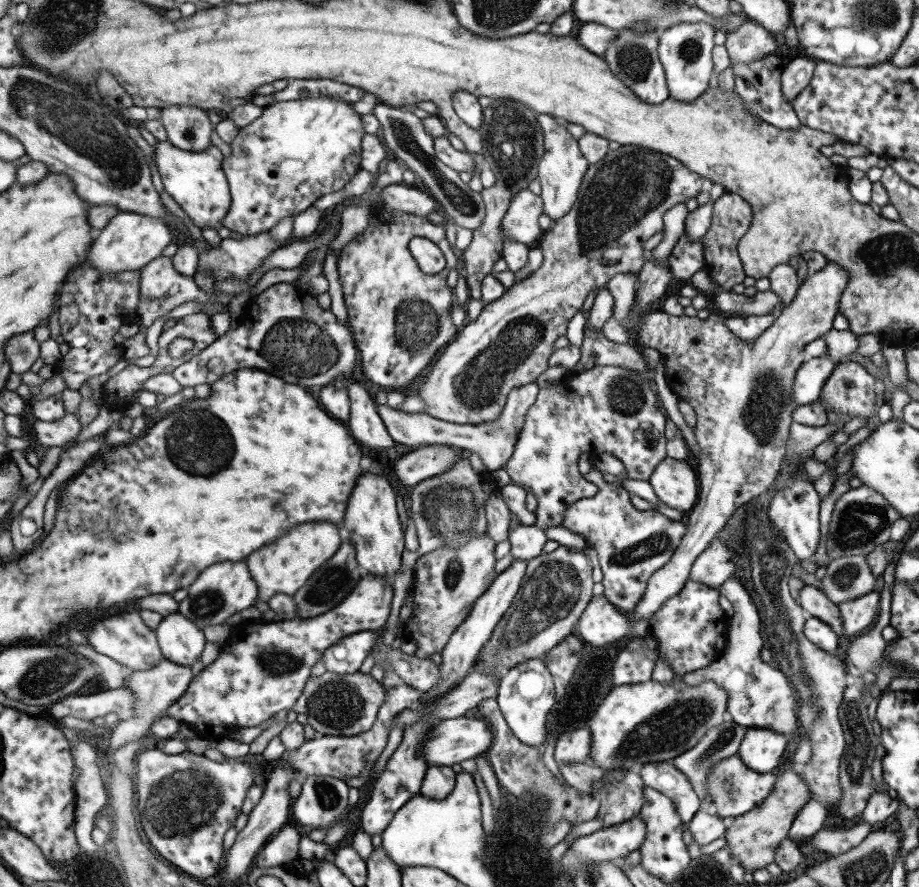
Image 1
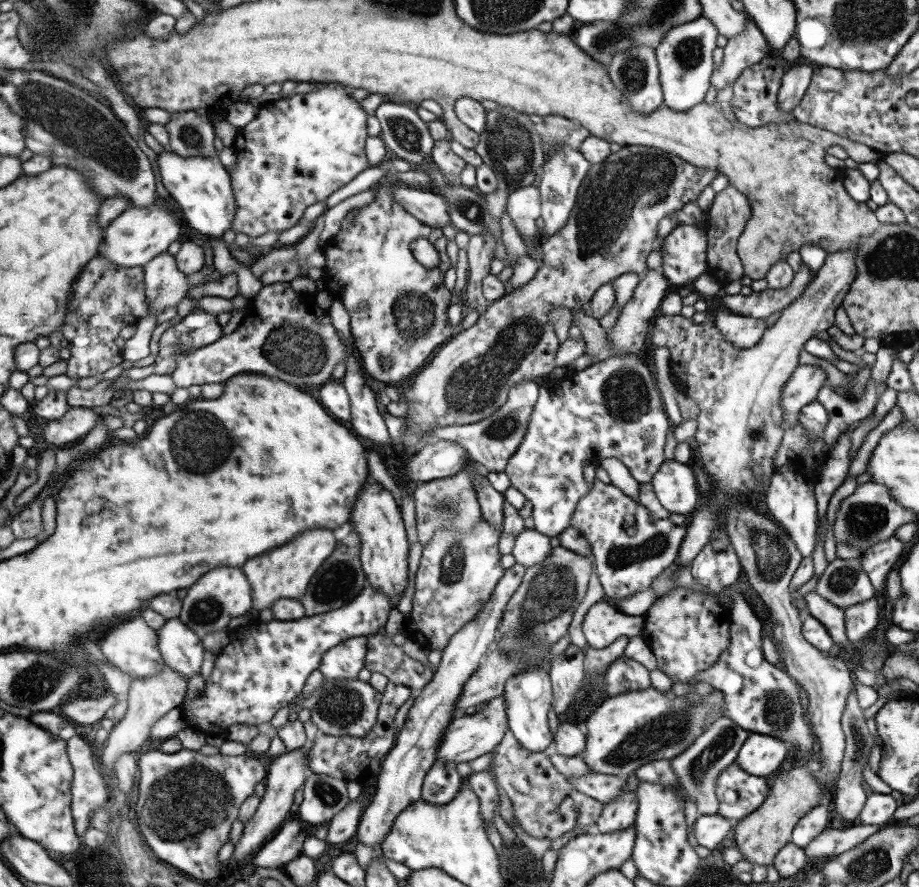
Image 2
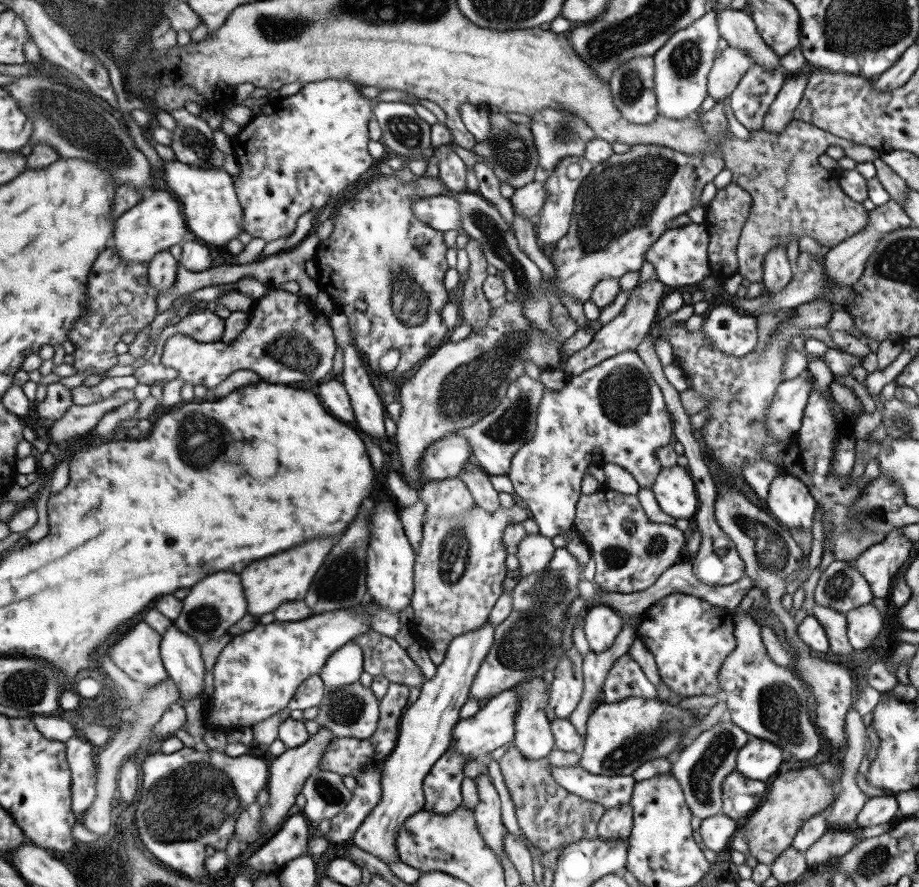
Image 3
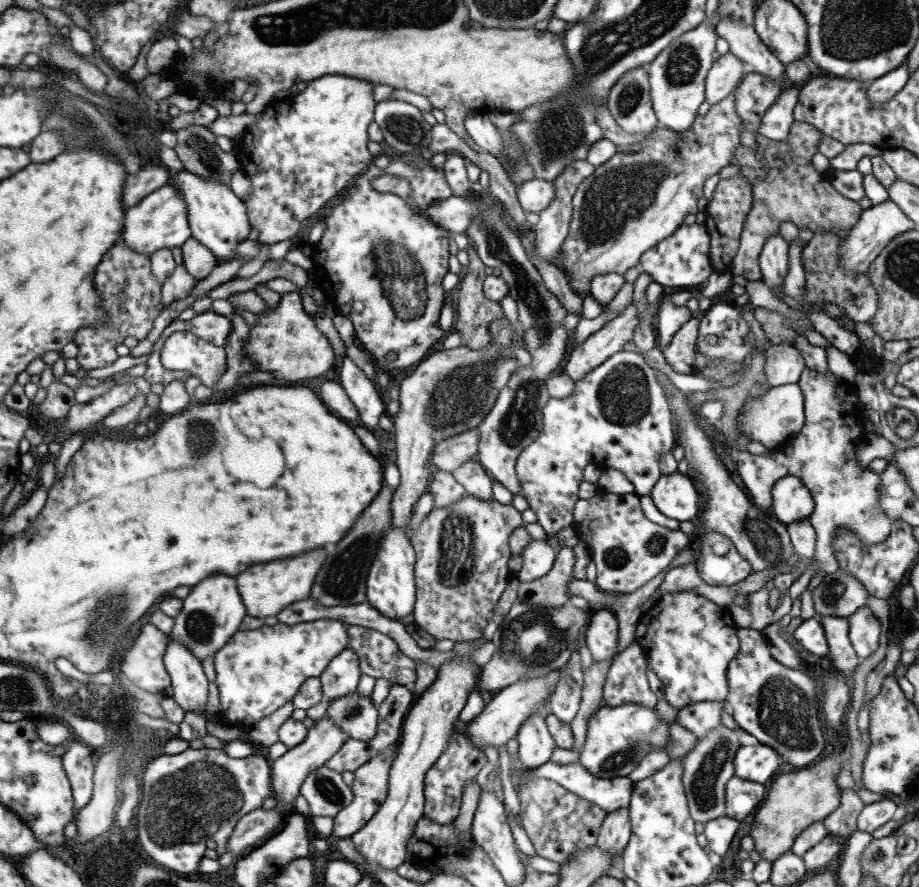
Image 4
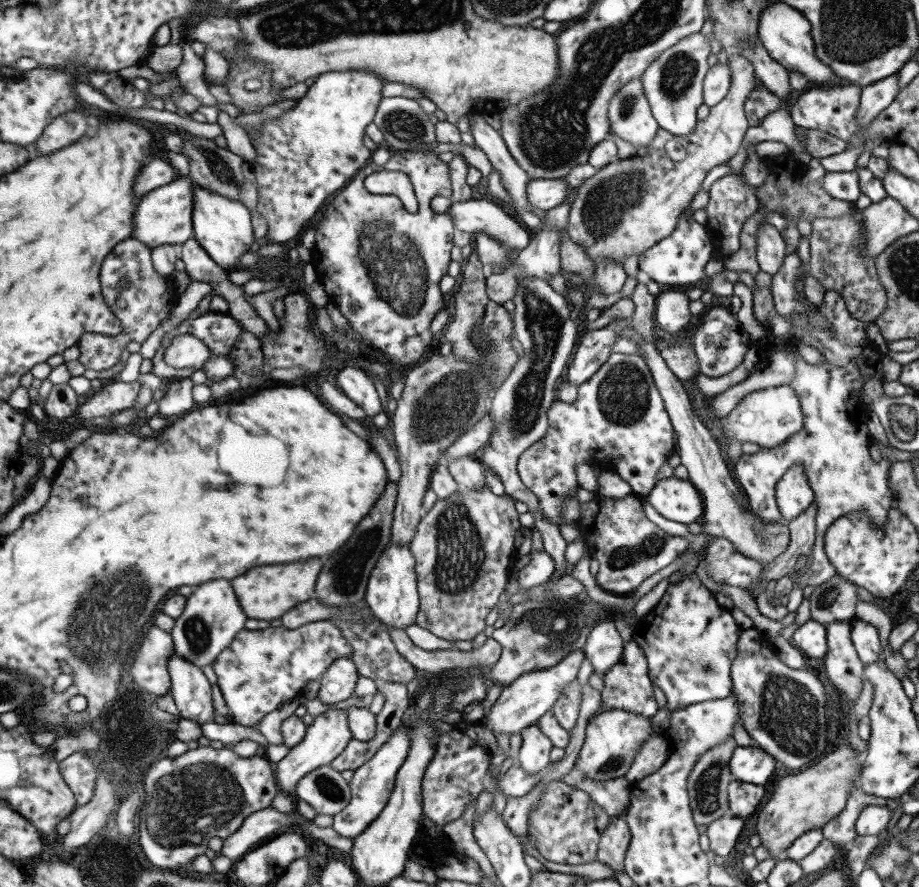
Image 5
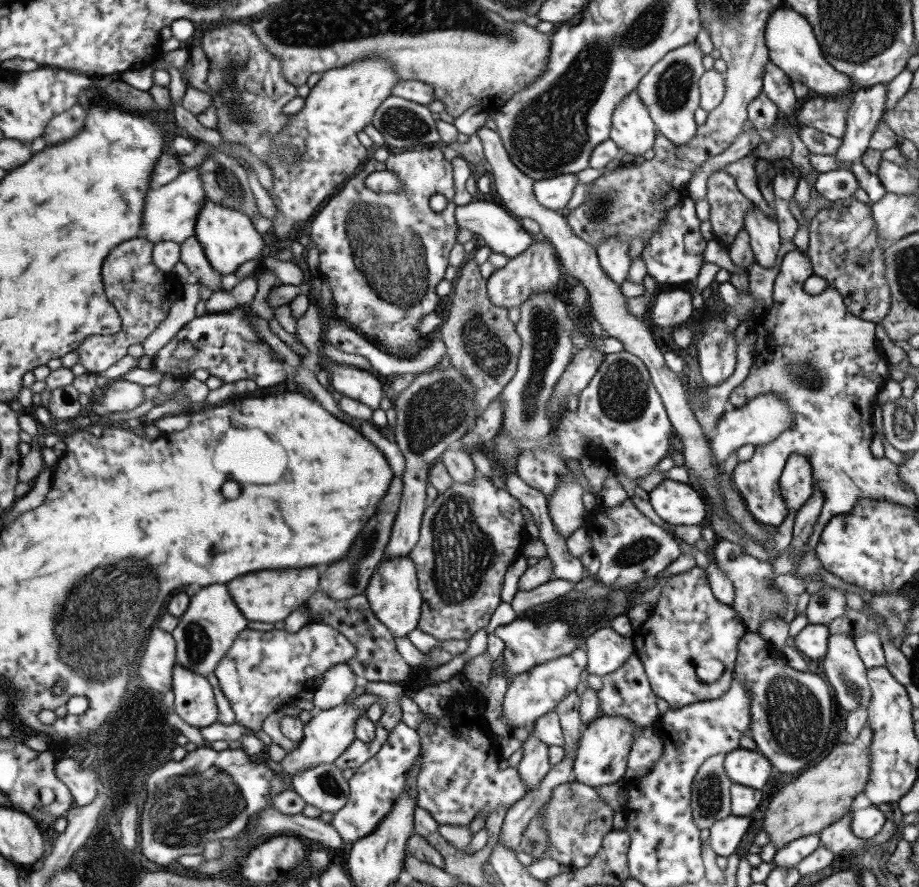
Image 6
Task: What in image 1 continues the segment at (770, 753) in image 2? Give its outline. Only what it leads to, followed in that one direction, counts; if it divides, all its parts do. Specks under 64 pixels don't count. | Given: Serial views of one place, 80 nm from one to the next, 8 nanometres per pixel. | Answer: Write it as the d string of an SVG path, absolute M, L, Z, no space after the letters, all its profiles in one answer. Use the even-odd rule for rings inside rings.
M768 728L746 729L738 746L739 758L755 772L769 772L779 764L786 736Z

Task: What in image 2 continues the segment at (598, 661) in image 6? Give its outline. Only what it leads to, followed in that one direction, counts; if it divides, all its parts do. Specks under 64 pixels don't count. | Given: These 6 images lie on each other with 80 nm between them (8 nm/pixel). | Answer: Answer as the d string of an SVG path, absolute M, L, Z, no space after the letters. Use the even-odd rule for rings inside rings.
M609 601L595 602L583 616L581 632L587 647L603 650L620 636L628 638L642 633L643 616L625 616Z

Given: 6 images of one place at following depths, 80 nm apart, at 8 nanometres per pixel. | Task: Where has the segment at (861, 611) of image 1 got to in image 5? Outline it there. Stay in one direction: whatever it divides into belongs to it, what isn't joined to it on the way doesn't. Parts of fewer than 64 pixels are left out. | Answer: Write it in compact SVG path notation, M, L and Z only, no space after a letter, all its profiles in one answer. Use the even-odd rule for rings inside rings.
M855 616L850 626L850 639L856 650L856 655L864 665L875 663L880 647L880 640L875 627Z

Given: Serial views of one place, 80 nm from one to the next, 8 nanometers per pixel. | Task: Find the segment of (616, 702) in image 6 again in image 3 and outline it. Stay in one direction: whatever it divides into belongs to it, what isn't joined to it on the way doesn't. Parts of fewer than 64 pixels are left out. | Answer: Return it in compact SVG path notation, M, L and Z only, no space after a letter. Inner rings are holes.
M623 653L613 661L601 688L603 703L612 703L627 697L652 699L656 697L656 688L645 678L641 667Z

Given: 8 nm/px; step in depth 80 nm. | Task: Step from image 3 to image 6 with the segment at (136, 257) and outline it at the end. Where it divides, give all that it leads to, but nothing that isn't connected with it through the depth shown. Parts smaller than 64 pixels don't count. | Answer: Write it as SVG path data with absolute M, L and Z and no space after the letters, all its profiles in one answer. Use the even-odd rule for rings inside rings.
M196 166L189 170L183 170L179 173L179 176L176 176L171 182L155 187L149 191L148 194L150 194L150 196L146 200L145 222L142 224L142 235L147 238L147 240L153 243L170 240L180 244L185 242L186 239L189 239L190 236L194 236L195 223L202 212L202 208L206 204L206 194L201 181L201 172L198 172Z

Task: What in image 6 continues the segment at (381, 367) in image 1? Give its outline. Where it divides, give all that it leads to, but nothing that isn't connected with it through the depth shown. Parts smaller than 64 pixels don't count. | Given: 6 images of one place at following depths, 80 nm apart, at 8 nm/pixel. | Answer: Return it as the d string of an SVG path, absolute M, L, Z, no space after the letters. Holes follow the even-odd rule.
M435 146L421 151L389 153L385 161L371 158L363 162L325 206L319 209L309 225L310 240L317 247L318 270L327 276L334 318L344 321L387 352L414 354L425 342L426 339L416 328L420 318L435 312L435 306L439 305L435 285L443 279L443 272L448 265L447 256L456 243L458 226L454 219L456 206L453 205L452 166L443 159L441 150L440 146ZM380 170L388 170L400 178L402 190L399 193L375 193L365 188L364 178ZM435 193L447 198L447 207L442 212L429 210L427 201Z

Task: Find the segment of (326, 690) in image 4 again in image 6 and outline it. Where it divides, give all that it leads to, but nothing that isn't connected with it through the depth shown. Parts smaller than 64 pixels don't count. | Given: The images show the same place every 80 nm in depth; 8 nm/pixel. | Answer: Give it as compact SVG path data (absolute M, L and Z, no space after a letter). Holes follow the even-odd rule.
M347 663L330 666L322 675L320 686L312 690L314 712L345 703L355 688L355 678Z

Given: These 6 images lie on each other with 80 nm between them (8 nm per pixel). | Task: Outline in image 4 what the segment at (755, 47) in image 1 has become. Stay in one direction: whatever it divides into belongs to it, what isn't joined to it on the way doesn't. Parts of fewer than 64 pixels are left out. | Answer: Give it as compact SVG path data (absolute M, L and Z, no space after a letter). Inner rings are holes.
M729 51L719 56L712 63L704 81L704 100L709 104L717 104L727 97L737 87L741 75L744 75L746 66L733 57Z

